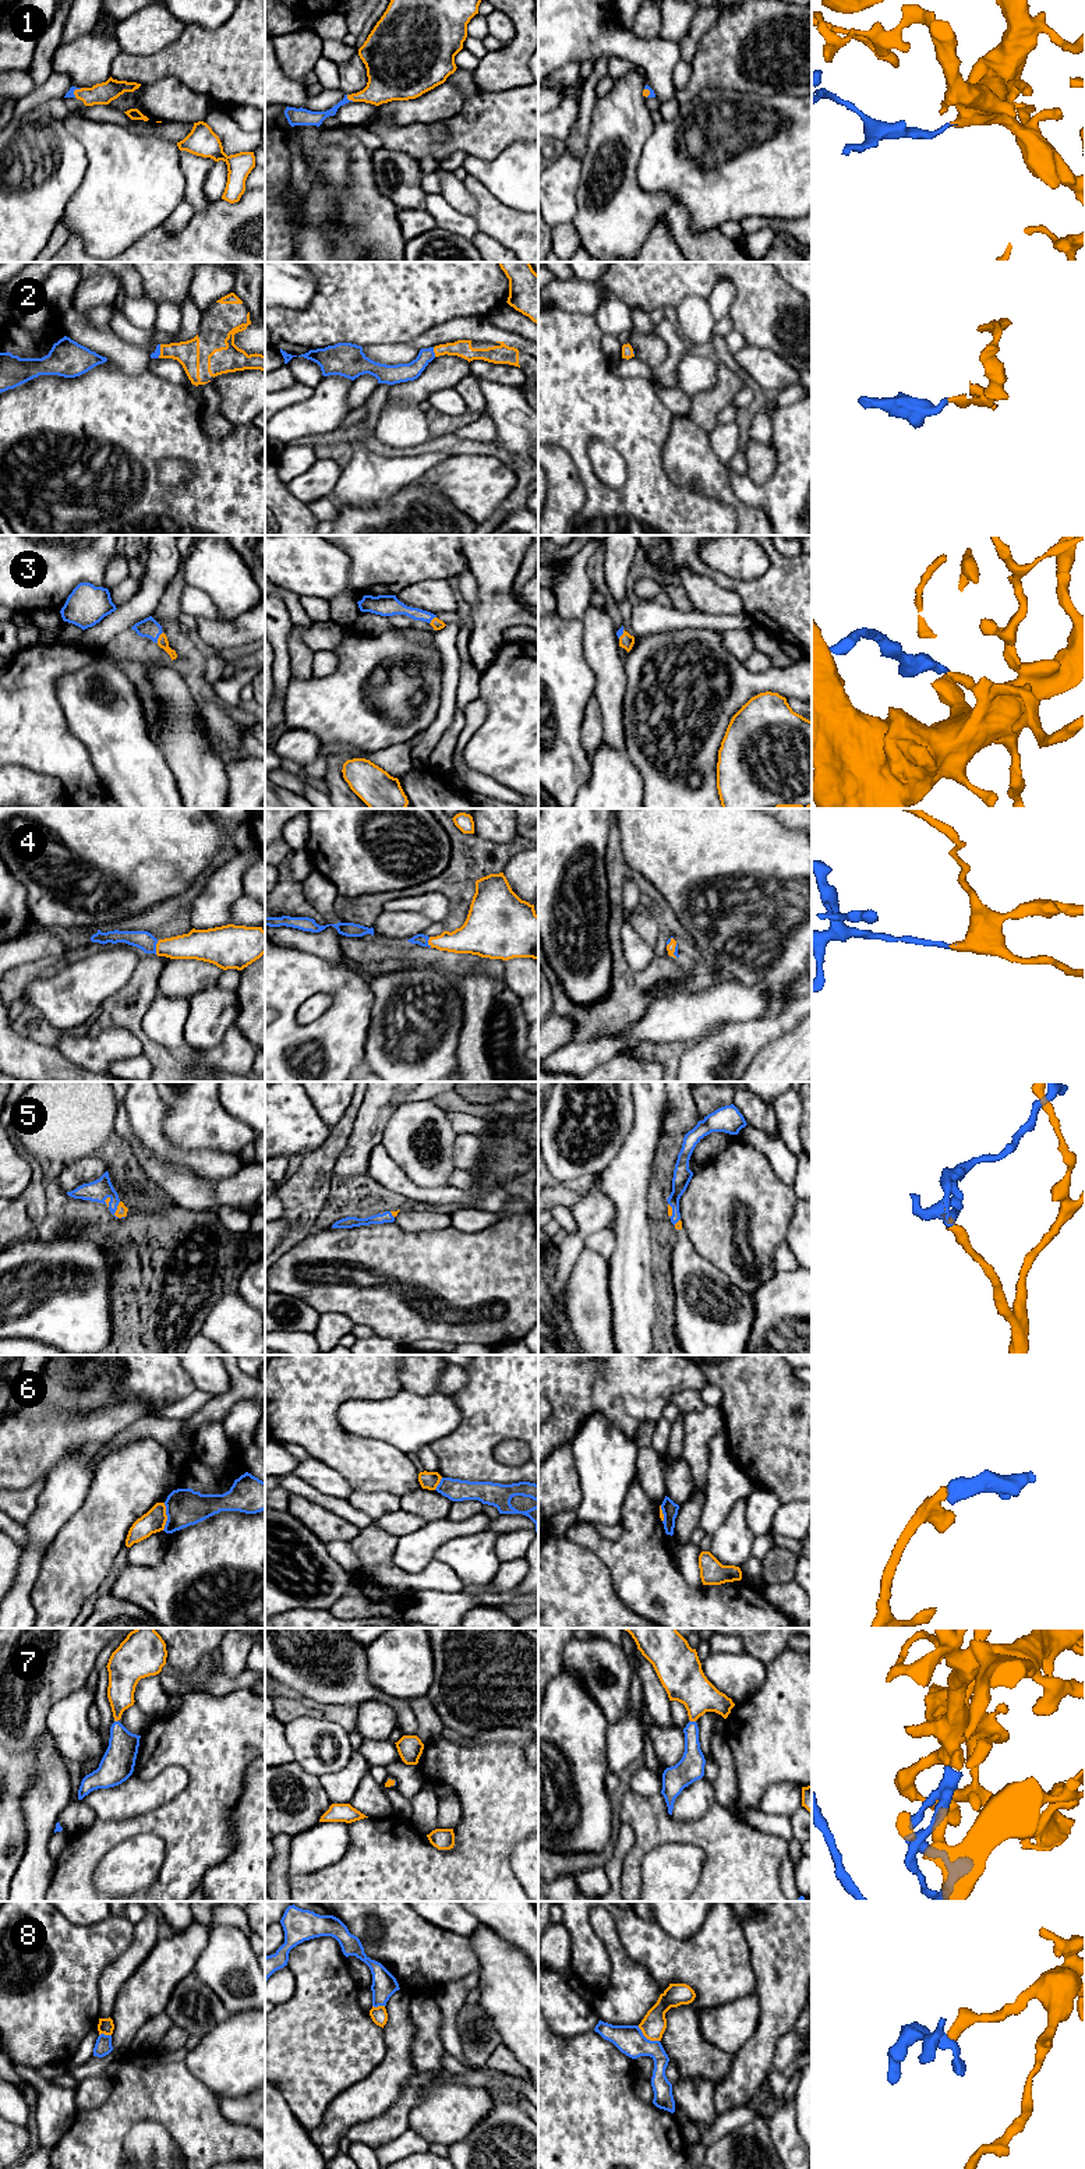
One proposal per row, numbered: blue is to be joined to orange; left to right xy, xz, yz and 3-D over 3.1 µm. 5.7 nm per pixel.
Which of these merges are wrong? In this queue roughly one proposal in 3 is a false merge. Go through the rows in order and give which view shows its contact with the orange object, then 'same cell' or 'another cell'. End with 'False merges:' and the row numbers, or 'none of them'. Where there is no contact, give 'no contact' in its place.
1: contact in xz; same cell
2: contact in xz; same cell
3: contact in xy; same cell
4: contact in xy; same cell
5: contact in xy; same cell
6: contact in xy; another cell
7: contact in yz; same cell
8: contact in yz; another cell
False merges: 6, 8

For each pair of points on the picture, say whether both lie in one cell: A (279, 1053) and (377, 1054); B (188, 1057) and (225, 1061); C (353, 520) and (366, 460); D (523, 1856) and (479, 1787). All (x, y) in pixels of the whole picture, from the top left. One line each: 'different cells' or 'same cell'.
A: different cells
B: same cell
C: different cells
D: different cells

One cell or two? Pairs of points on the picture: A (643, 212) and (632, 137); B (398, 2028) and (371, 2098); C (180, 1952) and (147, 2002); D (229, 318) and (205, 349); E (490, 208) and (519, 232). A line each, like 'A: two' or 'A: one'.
A: one
B: one
C: one
D: one
E: one

